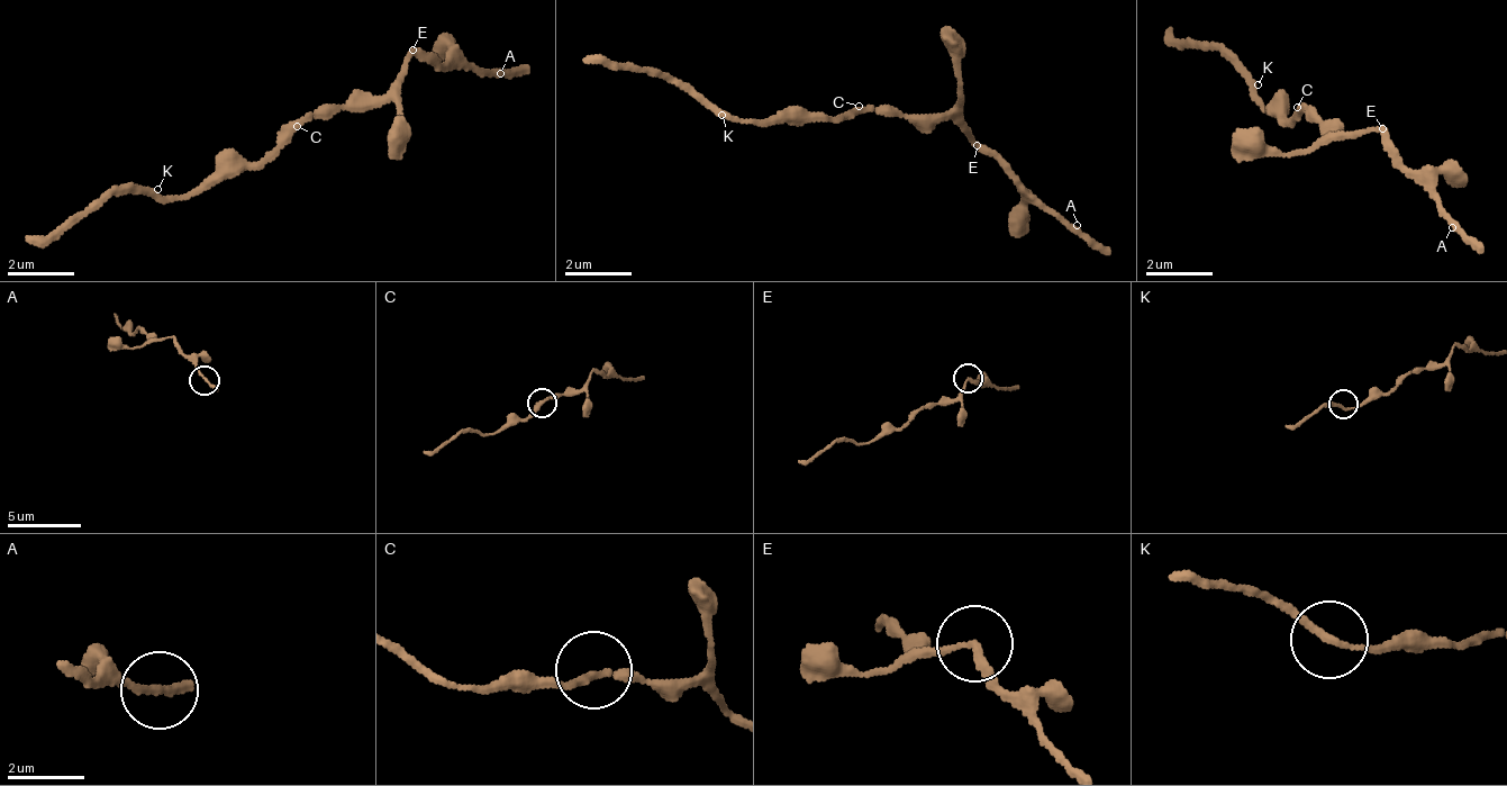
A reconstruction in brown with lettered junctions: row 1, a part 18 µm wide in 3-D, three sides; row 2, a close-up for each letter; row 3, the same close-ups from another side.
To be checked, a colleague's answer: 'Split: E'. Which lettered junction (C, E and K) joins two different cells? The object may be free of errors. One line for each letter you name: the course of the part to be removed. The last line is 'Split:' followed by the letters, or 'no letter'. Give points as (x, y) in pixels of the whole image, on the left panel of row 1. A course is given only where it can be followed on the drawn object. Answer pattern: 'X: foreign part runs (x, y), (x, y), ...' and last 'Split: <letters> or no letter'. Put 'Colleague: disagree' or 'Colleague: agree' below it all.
E: foreign part runs (414, 47), (530, 74)
Split: E
Colleague: agree

